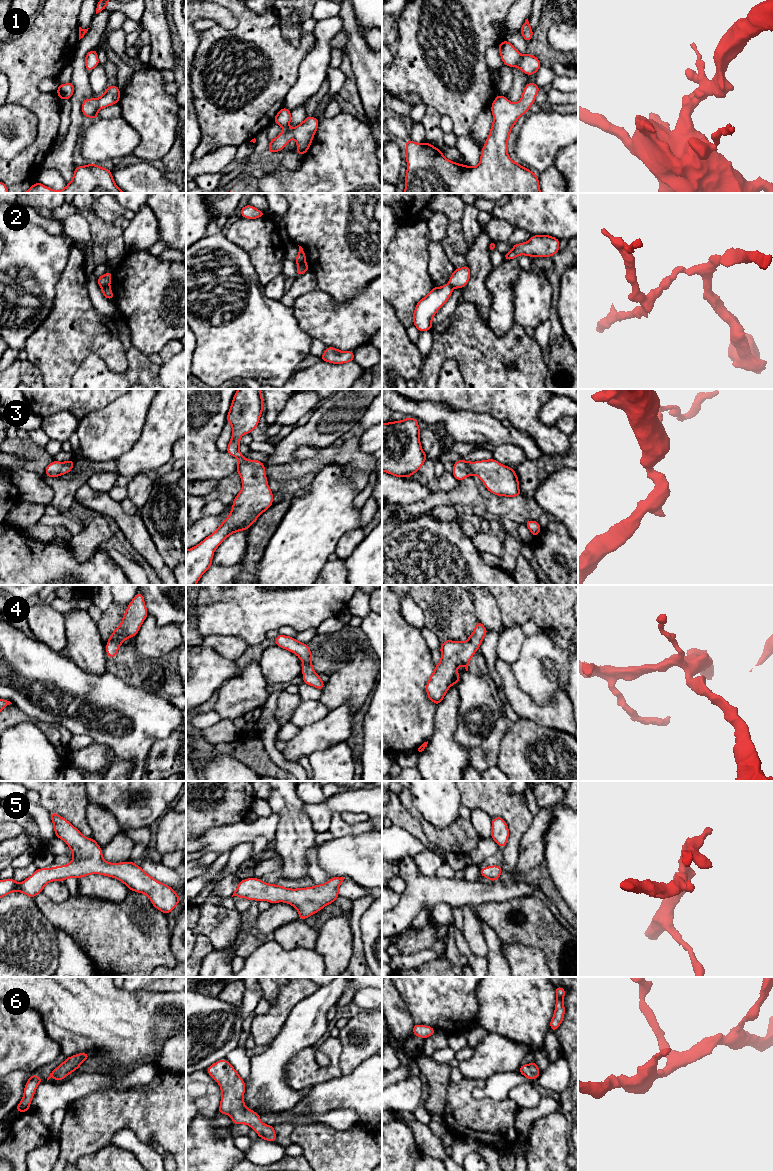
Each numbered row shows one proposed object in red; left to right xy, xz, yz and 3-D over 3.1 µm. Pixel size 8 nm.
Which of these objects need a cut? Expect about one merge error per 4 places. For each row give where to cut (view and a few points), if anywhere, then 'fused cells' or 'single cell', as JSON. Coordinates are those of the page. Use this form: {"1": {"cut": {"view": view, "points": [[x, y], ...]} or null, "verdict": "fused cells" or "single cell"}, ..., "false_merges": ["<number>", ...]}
{"1": {"cut": null, "verdict": "single cell"}, "2": {"cut": {"view": "xy", "points": [[100, 285], [109, 286]]}, "verdict": "fused cells"}, "3": {"cut": null, "verdict": "single cell"}, "4": {"cut": null, "verdict": "single cell"}, "5": {"cut": null, "verdict": "single cell"}, "6": {"cut": null, "verdict": "single cell"}, "false_merges": ["2"]}

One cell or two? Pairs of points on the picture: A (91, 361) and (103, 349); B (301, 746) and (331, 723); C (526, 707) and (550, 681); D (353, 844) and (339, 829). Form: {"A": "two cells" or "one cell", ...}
{"A": "two cells", "B": "one cell", "C": "two cells", "D": "two cells"}

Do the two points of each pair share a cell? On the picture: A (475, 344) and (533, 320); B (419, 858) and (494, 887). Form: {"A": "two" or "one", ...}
{"A": "two", "B": "two"}

